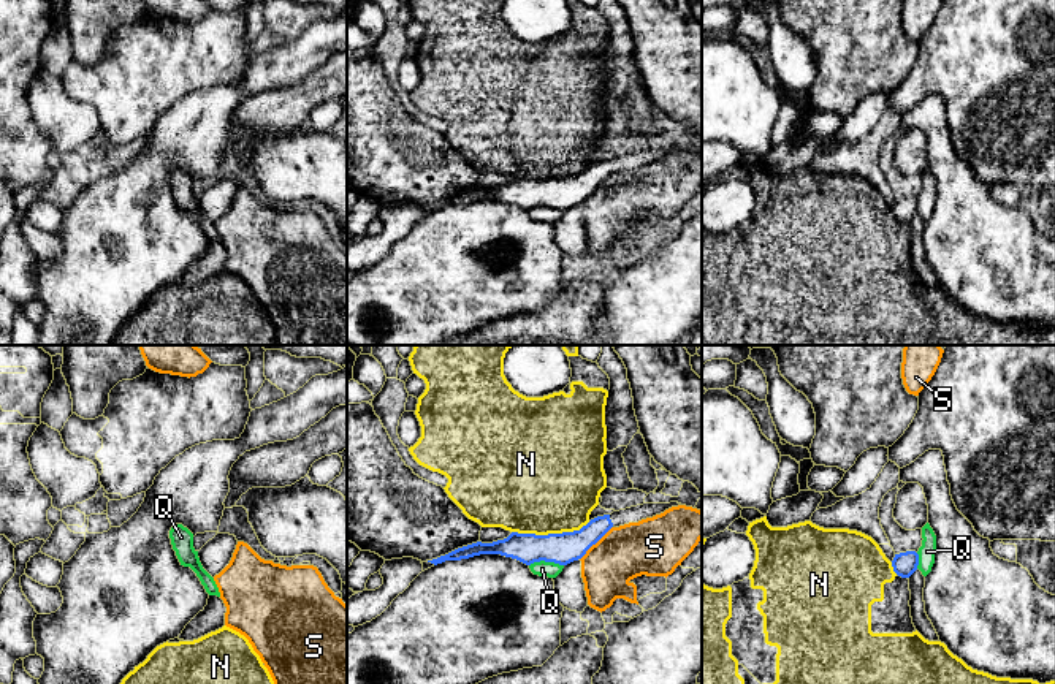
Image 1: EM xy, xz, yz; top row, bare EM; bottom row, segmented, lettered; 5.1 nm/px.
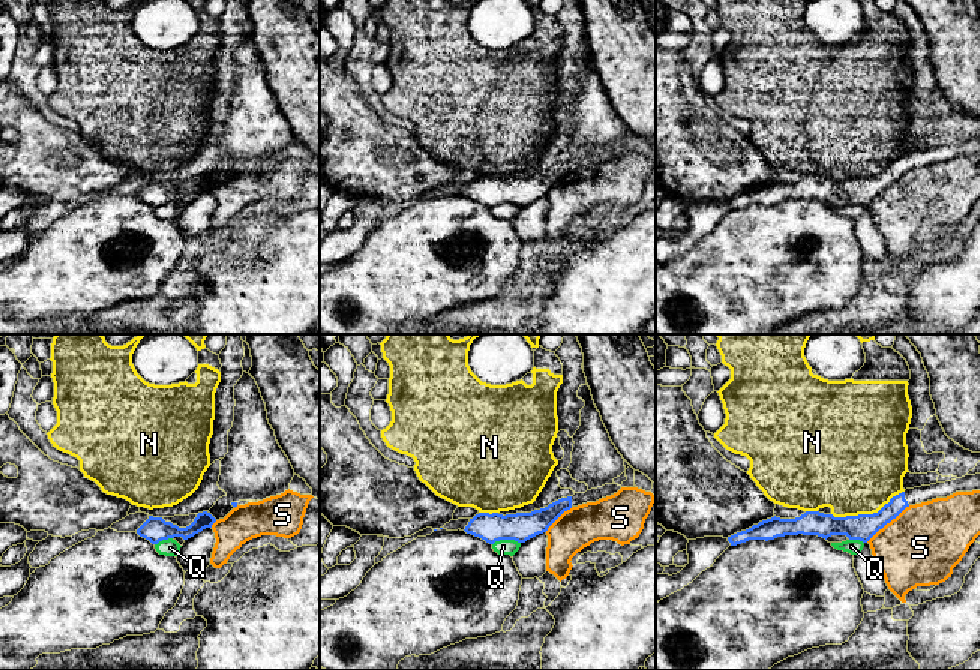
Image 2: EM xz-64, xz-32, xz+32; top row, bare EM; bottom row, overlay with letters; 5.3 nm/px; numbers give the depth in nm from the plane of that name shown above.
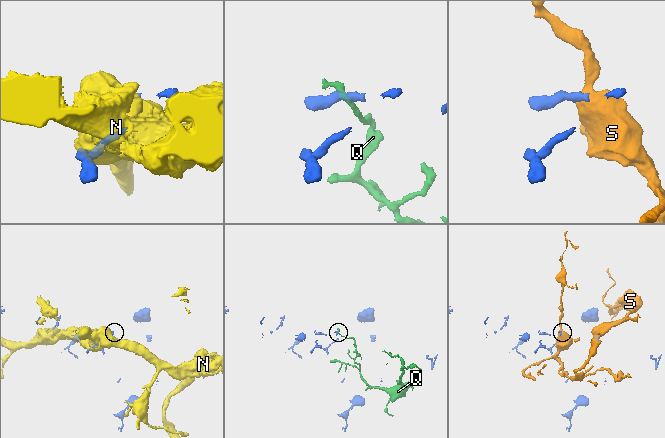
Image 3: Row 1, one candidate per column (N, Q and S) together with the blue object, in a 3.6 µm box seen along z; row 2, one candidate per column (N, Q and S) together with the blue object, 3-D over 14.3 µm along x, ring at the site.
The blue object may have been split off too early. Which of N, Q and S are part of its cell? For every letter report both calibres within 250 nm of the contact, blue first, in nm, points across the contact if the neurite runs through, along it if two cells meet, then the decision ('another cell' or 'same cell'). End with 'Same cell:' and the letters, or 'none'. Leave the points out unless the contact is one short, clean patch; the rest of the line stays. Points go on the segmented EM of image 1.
N: 160 nm thick on the blue side, 500 nm on the other; another cell
Q: 160 nm thick on the blue side, 80 nm on the other; border along xz (563, 564), (539, 561), (529, 566); another cell
S: 160 nm thick on the blue side, 280 nm on the other; border along xz (612, 526), (580, 559); another cell
Same cell: none

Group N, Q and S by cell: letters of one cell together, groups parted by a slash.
N / Q / S

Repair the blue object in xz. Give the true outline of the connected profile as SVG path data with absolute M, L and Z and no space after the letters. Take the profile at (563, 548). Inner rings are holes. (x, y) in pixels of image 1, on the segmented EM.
M643 504L630 507L626 510L613 511L611 515L604 515L591 519L580 530L562 532L562 534L518 534L512 532L507 538L493 543L472 543L458 548L445 556L428 560L434 565L445 560L461 560L480 554L501 554L505 557L516 559L526 565L534 562L554 562L559 565L567 565L573 560L581 559L586 551L596 545L611 527L619 527L629 522L638 522L646 518L664 513L672 507L681 504Z

